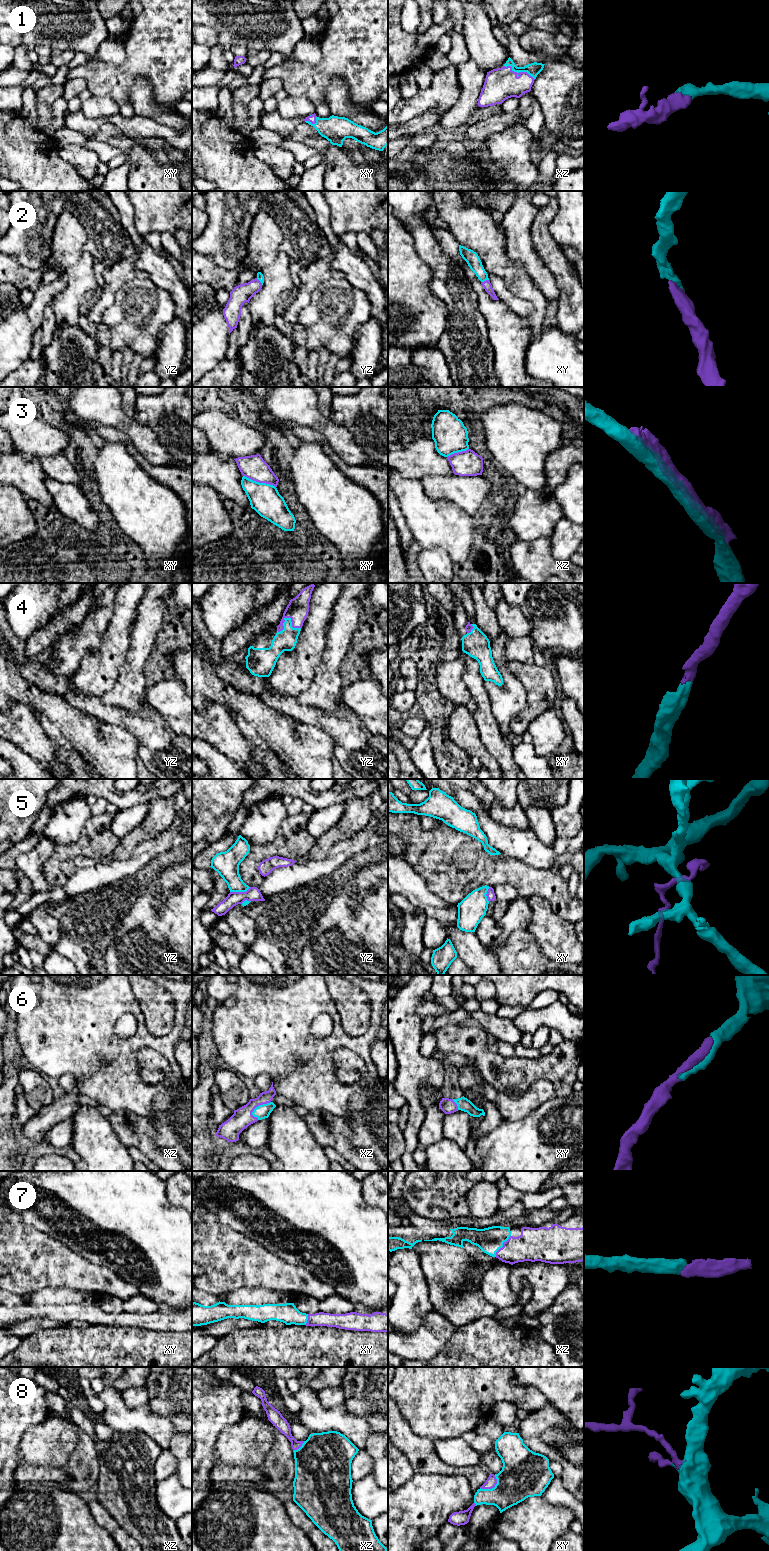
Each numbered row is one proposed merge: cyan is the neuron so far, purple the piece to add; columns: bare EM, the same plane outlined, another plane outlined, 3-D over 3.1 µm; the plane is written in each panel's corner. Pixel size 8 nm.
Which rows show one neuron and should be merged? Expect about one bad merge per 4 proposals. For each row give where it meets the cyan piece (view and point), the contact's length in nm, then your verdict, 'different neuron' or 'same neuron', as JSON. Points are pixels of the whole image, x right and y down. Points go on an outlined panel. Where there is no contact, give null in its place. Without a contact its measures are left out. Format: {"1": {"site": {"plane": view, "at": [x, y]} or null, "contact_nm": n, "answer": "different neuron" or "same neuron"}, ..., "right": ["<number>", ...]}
{"1": {"site": {"plane": "xz", "at": [519, 71]}, "contact_nm": 280, "answer": "same neuron"}, "2": {"site": {"plane": "xy", "at": [484, 280]}, "contact_nm": 70, "answer": "same neuron"}, "3": {"site": {"plane": "xy", "at": [258, 482]}, "contact_nm": 280, "answer": "different neuron"}, "4": {"site": {"plane": "yz", "at": [287, 618]}, "contact_nm": 190, "answer": "same neuron"}, "5": {"site": {"plane": "yz", "at": [240, 891]}, "contact_nm": 170, "answer": "different neuron"}, "6": {"site": {"plane": "xz", "at": [259, 1105]}, "contact_nm": 190, "answer": "same neuron"}, "7": {"site": {"plane": "xz", "at": [502, 1246]}, "contact_nm": 220, "answer": "same neuron"}, "8": {"site": {"plane": "xy", "at": [492, 1488]}, "contact_nm": 170, "answer": "same neuron"}, "right": ["1", "2", "4", "6", "7", "8"]}

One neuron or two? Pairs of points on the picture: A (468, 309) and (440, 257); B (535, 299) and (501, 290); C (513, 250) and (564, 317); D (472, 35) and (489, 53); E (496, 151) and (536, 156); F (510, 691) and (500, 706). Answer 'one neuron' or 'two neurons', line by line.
A: one neuron
B: two neurons
C: two neurons
D: one neuron
E: two neurons
F: one neuron

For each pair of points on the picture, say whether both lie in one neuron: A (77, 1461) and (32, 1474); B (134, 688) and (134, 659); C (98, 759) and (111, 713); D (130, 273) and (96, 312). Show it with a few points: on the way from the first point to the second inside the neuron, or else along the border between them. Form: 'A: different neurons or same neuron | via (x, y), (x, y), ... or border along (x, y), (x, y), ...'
A: same neuron | via (66, 1472), (64, 1474), (43, 1474)
B: same neuron | via (134, 681), (134, 666)
C: different neurons | border along (86, 714), (122, 726), (129, 733)
D: same neuron | via (119, 280), (109, 290), (105, 301)

